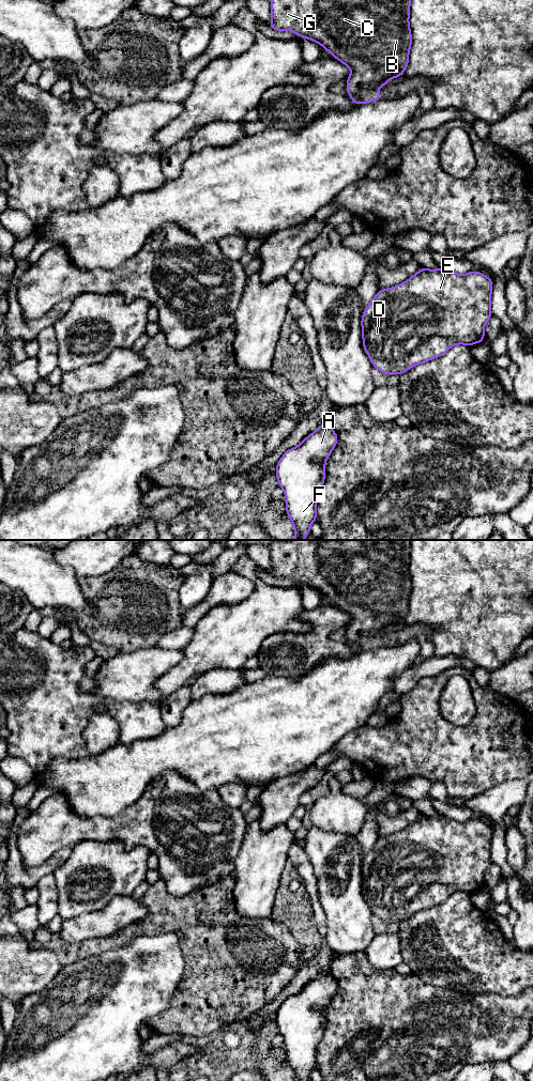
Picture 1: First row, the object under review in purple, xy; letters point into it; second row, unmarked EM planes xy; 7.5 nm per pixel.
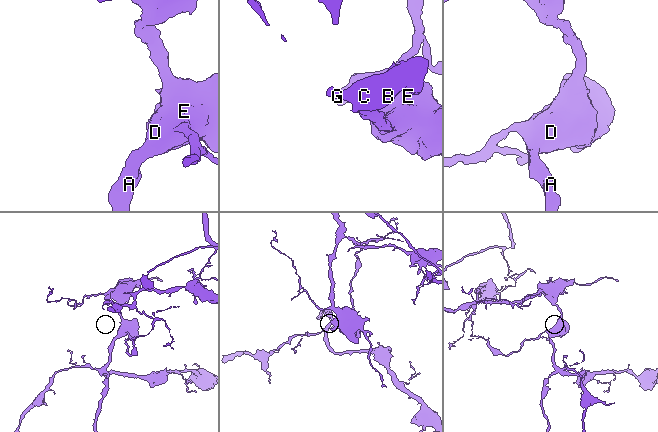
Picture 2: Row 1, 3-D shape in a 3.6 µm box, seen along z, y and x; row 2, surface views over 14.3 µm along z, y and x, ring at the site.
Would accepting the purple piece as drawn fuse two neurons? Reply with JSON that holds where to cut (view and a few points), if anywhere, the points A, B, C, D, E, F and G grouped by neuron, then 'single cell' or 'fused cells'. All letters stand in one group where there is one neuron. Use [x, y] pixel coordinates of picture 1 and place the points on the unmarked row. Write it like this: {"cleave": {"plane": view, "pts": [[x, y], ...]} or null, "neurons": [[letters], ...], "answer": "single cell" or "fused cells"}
{"cleave": {"plane": "xy", "pts": [[350, 643], [354, 643], [360, 649]]}, "neurons": [["A", "D", "E", "F"], ["B", "C", "G"]], "answer": "fused cells"}

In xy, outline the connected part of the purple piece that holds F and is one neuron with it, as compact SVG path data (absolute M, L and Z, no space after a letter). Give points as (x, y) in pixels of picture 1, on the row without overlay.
M330 969L321 971L300 992L287 998L276 1011L276 1024L286 1045L286 1060L293 1070L295 1081L310 1081L310 1072L317 1068L317 1048L325 1026L325 1009L338 989Z

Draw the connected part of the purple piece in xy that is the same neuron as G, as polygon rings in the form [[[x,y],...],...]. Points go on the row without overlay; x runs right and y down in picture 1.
[[[283,540],[273,542],[270,545],[271,550],[271,565],[272,568],[269,574],[277,580],[281,577],[291,578],[298,582],[301,586],[309,586],[324,597],[326,597],[333,605],[339,607],[342,612],[350,615],[351,620],[347,627],[347,639],[349,644],[355,644],[361,651],[377,649],[381,647],[381,643],[377,639],[380,635],[389,630],[392,626],[400,624],[406,618],[409,611],[409,600],[412,592],[412,582],[409,572],[410,565],[410,543],[412,540]]]

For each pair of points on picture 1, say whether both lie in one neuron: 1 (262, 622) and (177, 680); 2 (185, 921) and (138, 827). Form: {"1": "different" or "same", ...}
{"1": "same", "2": "different"}

